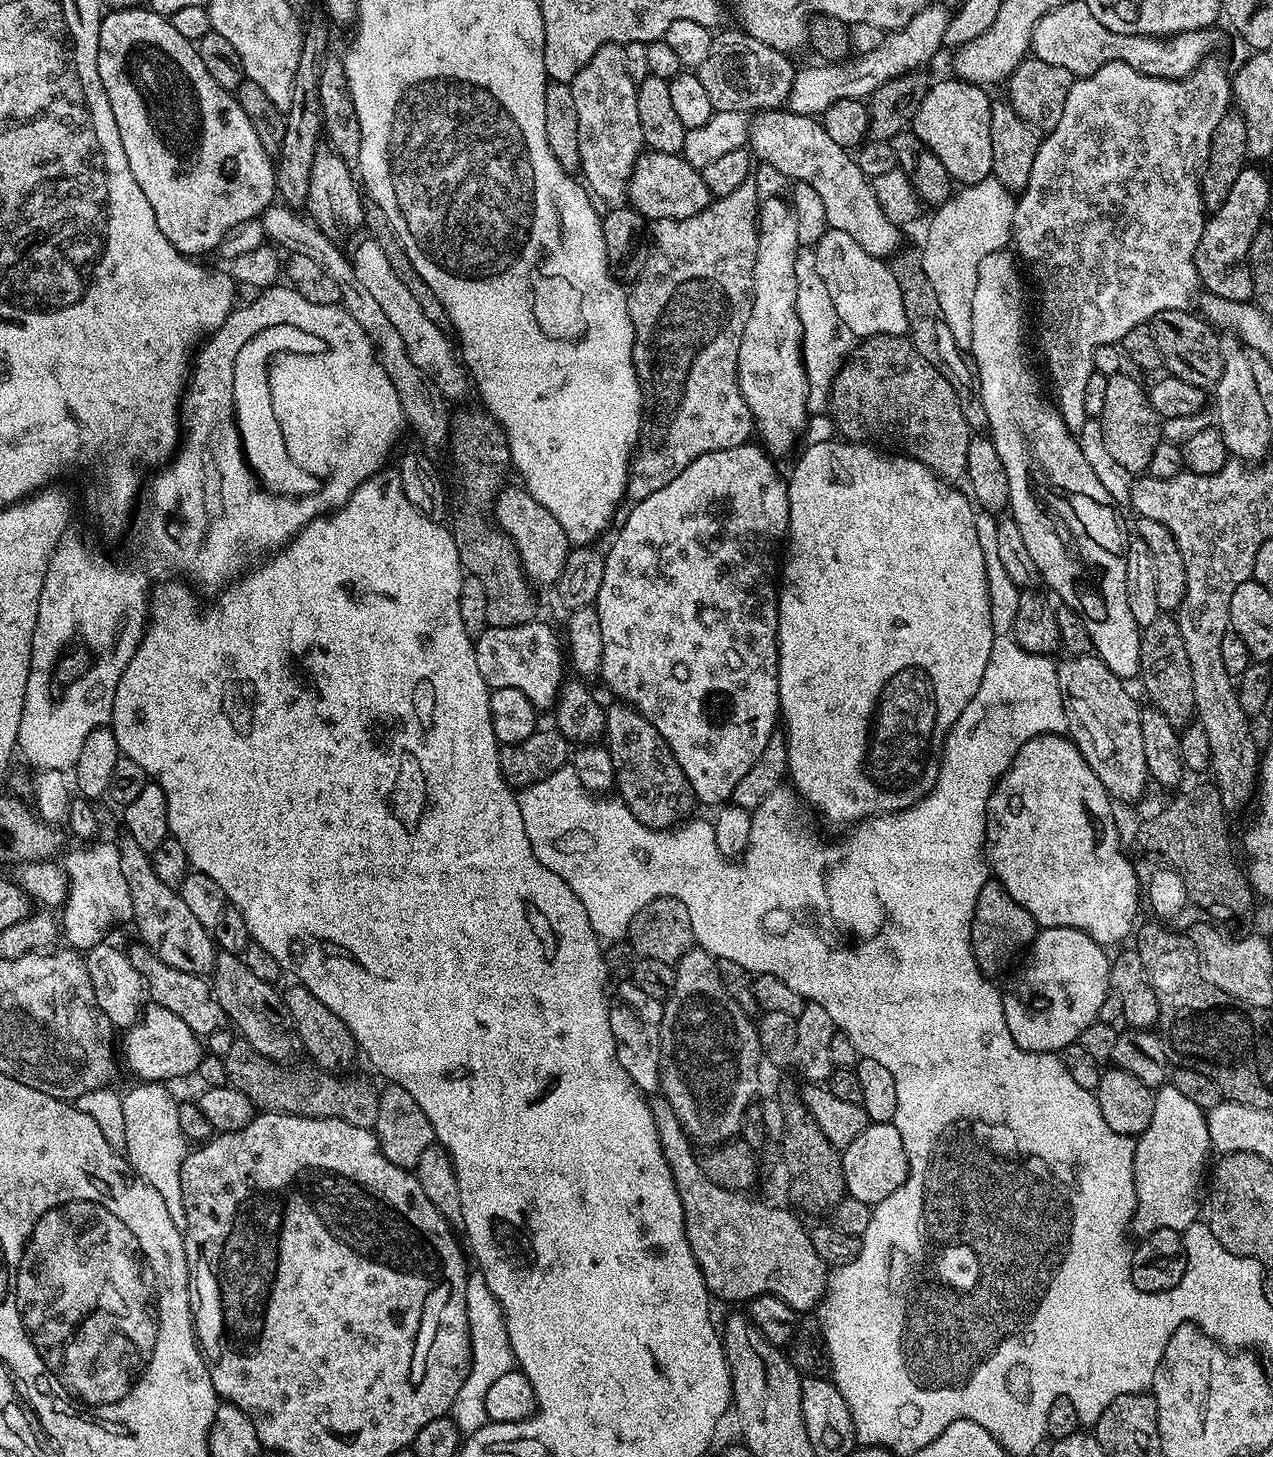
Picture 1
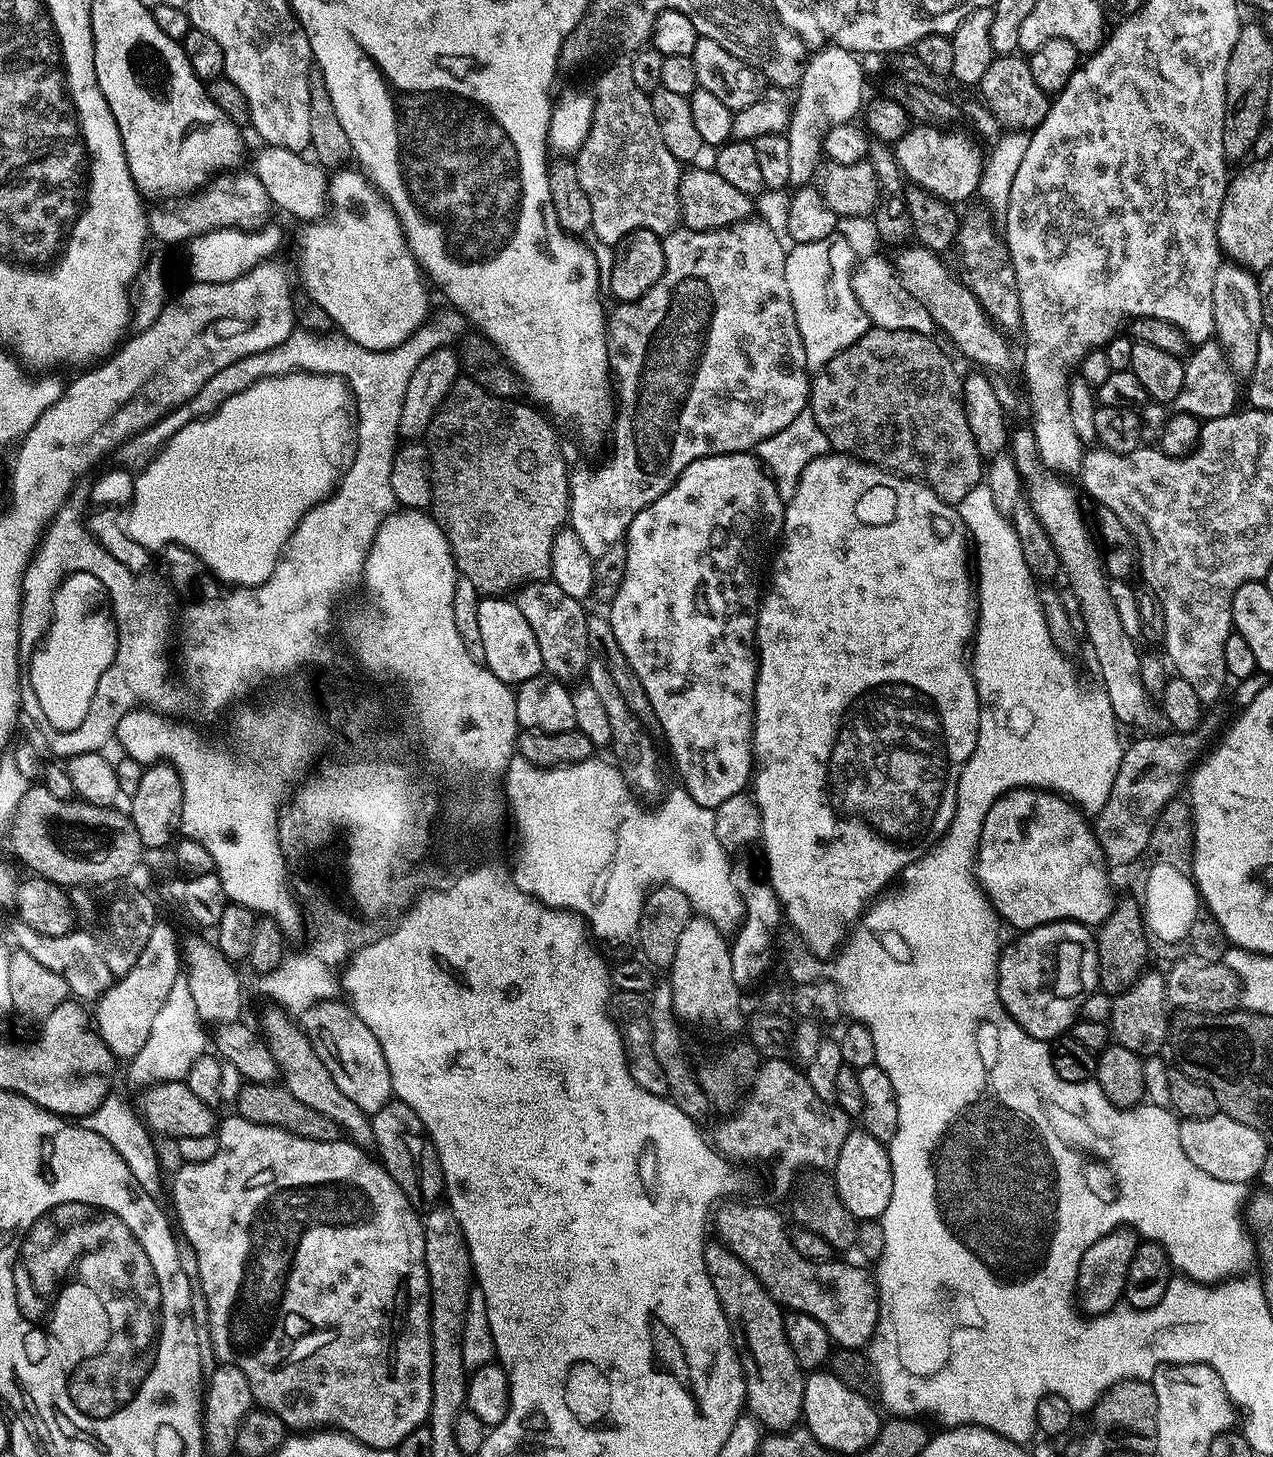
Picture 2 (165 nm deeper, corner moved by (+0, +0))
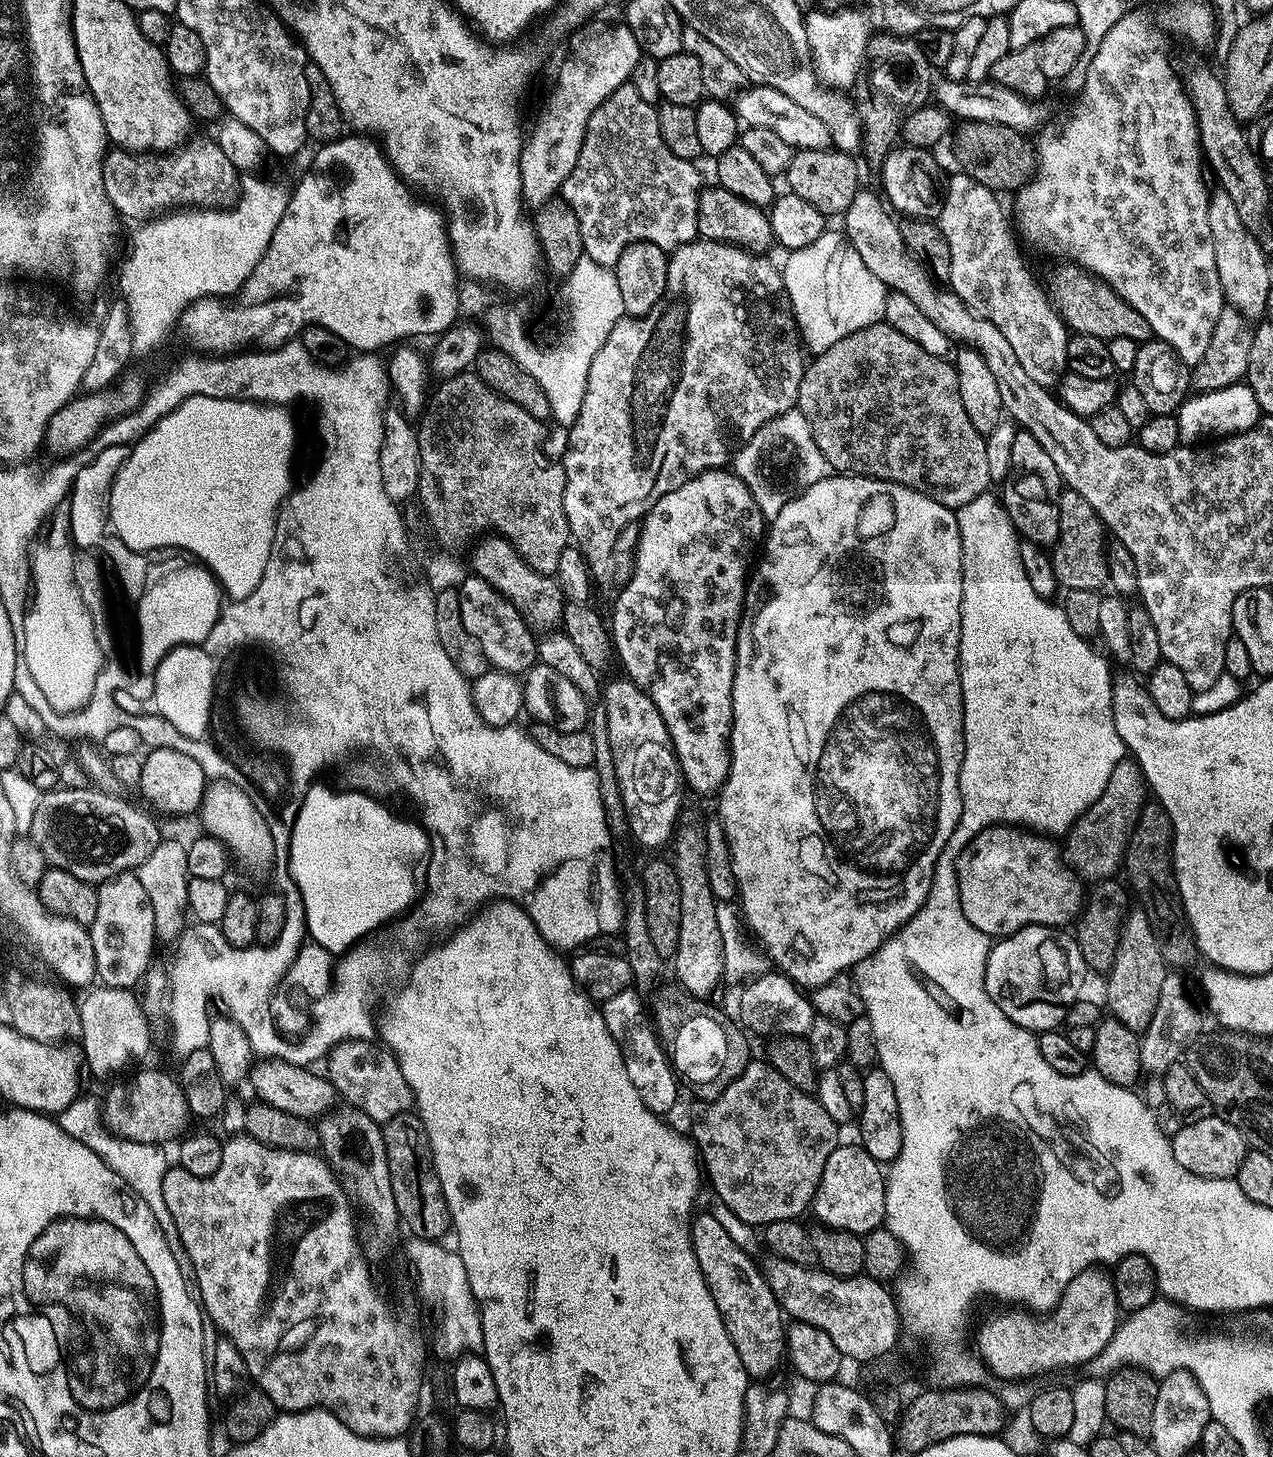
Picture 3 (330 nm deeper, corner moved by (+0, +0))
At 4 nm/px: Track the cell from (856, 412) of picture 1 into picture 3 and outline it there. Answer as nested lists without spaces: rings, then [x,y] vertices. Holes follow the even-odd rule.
[[[881,322],[866,326],[862,330],[854,330],[854,334],[846,334],[846,338],[834,342],[834,346],[830,346],[830,350],[819,353],[814,360],[816,361],[813,364],[811,361],[805,367],[802,386],[798,386],[796,408],[809,423],[814,442],[817,443],[826,462],[832,467],[833,473],[873,476],[876,480],[889,480],[894,484],[901,484],[924,496],[934,498],[934,502],[953,510],[966,506],[966,502],[974,502],[974,498],[978,498],[978,494],[989,491],[993,481],[990,478],[990,465],[986,463],[985,433],[974,430],[974,422],[970,422],[970,417],[966,414],[966,406],[962,406],[962,394],[958,390],[958,374],[947,359],[934,354],[926,354],[926,350],[922,350],[922,346],[918,346],[918,342],[910,342],[910,338],[906,338],[906,334],[894,330],[894,326],[890,326],[887,322]]]

